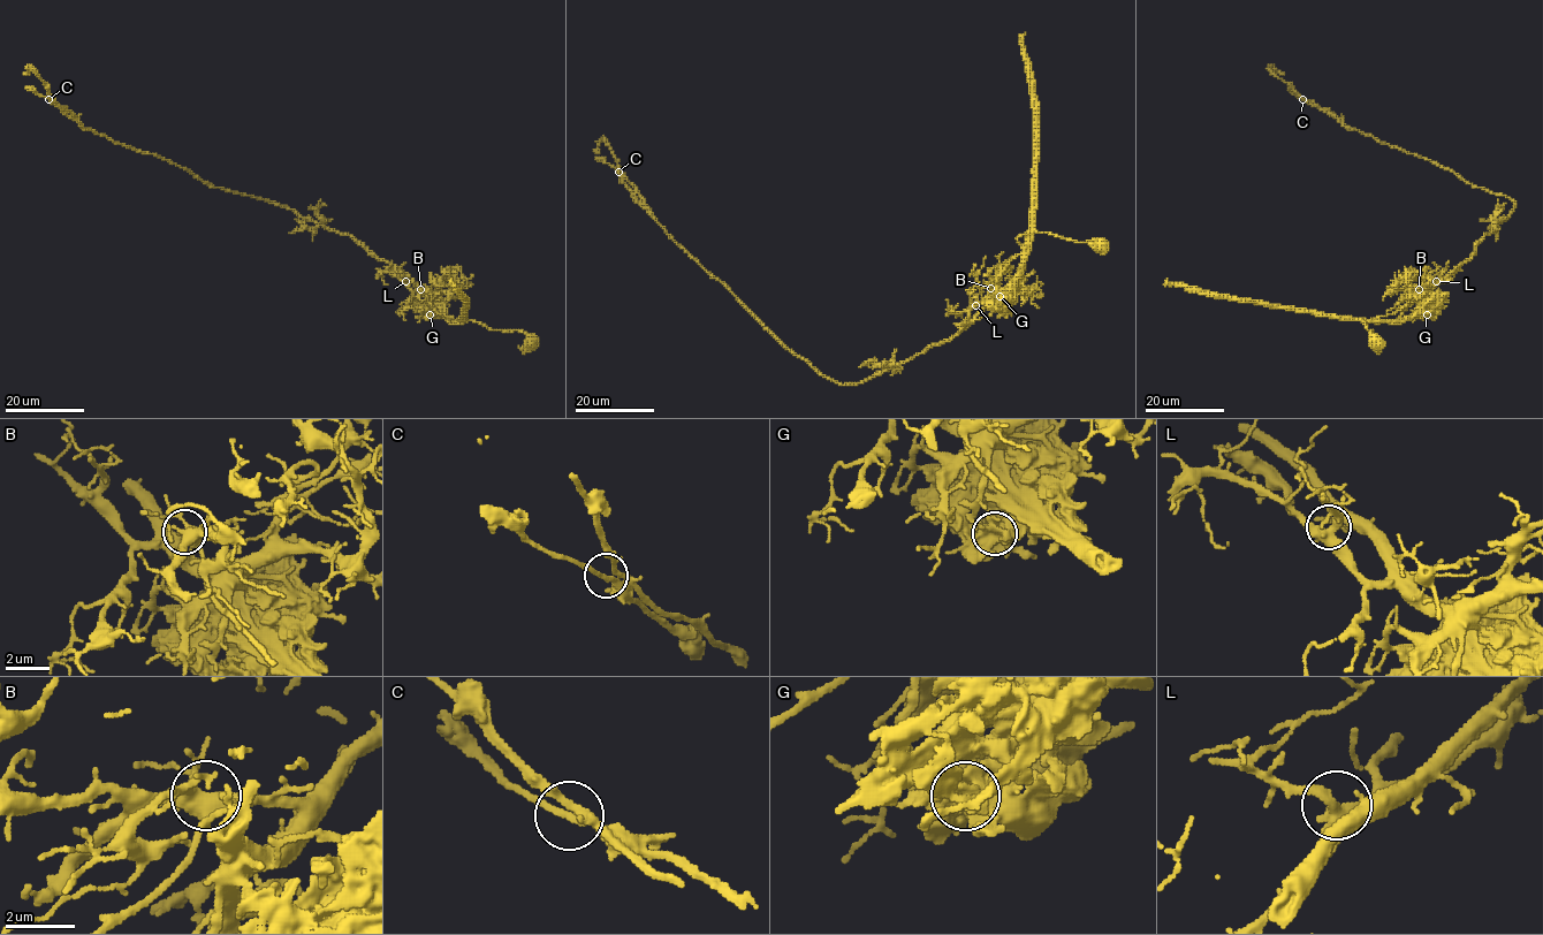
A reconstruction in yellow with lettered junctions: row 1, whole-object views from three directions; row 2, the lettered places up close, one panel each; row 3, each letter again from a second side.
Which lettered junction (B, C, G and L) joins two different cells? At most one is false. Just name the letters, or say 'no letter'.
G

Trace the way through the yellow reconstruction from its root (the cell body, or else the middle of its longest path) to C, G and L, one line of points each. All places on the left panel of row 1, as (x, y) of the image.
C: (532, 341), (522, 332), (449, 319), (400, 270), (349, 235), (84, 129), (48, 99)
G: (532, 341), (522, 332), (492, 329), (471, 320), (449, 320), (438, 312), (430, 314)
L: (532, 341), (522, 332), (498, 331), (471, 320), (449, 319), (432, 298), (413, 291), (405, 281)

